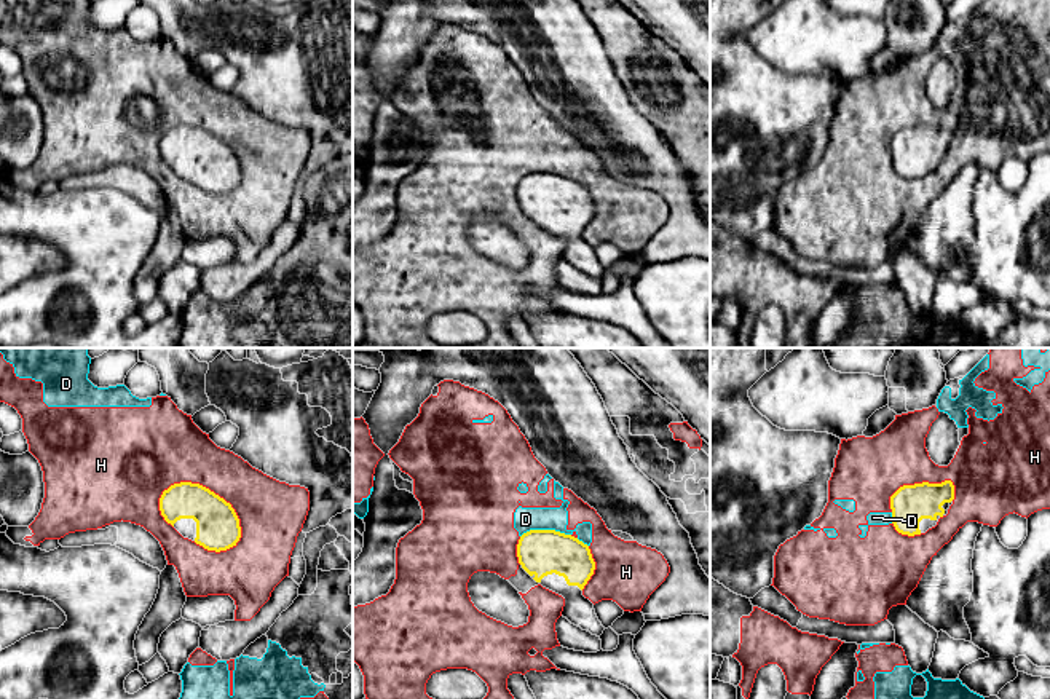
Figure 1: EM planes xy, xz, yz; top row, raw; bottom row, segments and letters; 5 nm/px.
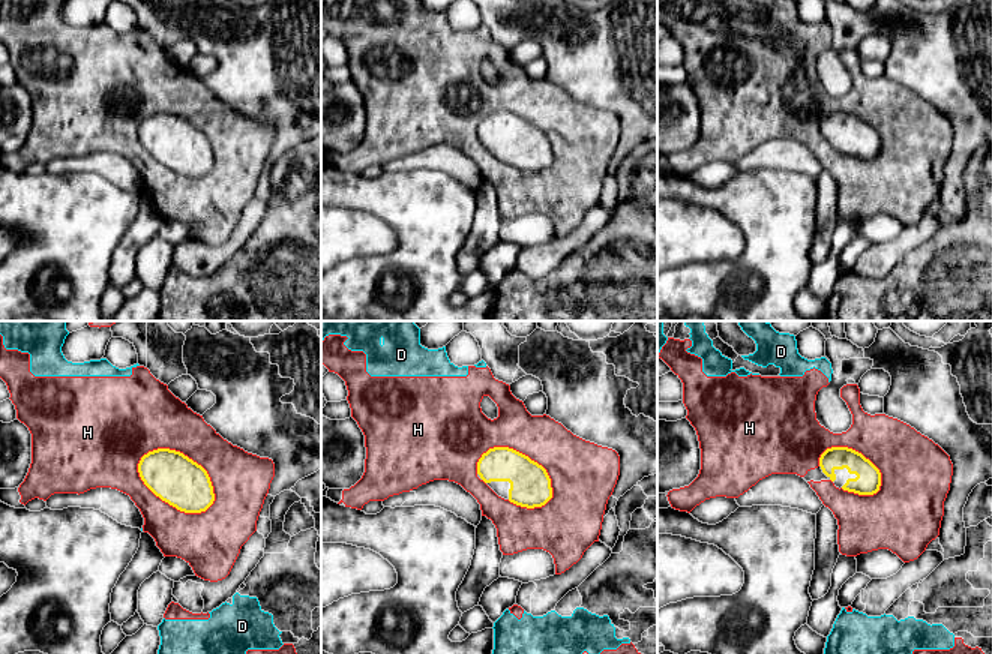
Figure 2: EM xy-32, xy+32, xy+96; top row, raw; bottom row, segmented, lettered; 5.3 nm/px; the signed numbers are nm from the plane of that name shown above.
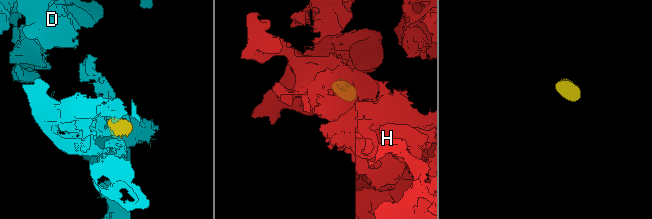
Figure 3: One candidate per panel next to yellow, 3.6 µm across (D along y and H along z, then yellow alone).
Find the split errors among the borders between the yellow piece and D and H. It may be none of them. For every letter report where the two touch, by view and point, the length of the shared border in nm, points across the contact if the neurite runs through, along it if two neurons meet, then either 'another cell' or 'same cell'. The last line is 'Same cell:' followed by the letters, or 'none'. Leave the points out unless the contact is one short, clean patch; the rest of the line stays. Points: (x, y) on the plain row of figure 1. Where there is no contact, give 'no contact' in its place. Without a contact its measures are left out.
D: xz (544, 173) | 260 nm | along xz (570, 176), (527, 173), (521, 179) | another cell
H: xy (208, 131) | 460 nm | another cell
Same cell: none

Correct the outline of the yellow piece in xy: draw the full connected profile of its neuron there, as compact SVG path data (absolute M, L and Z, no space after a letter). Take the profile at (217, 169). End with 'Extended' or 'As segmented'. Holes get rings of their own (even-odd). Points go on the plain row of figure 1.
M199 126L171 128L160 140L160 153L184 180L207 193L227 193L241 180L231 147Z. Extended

